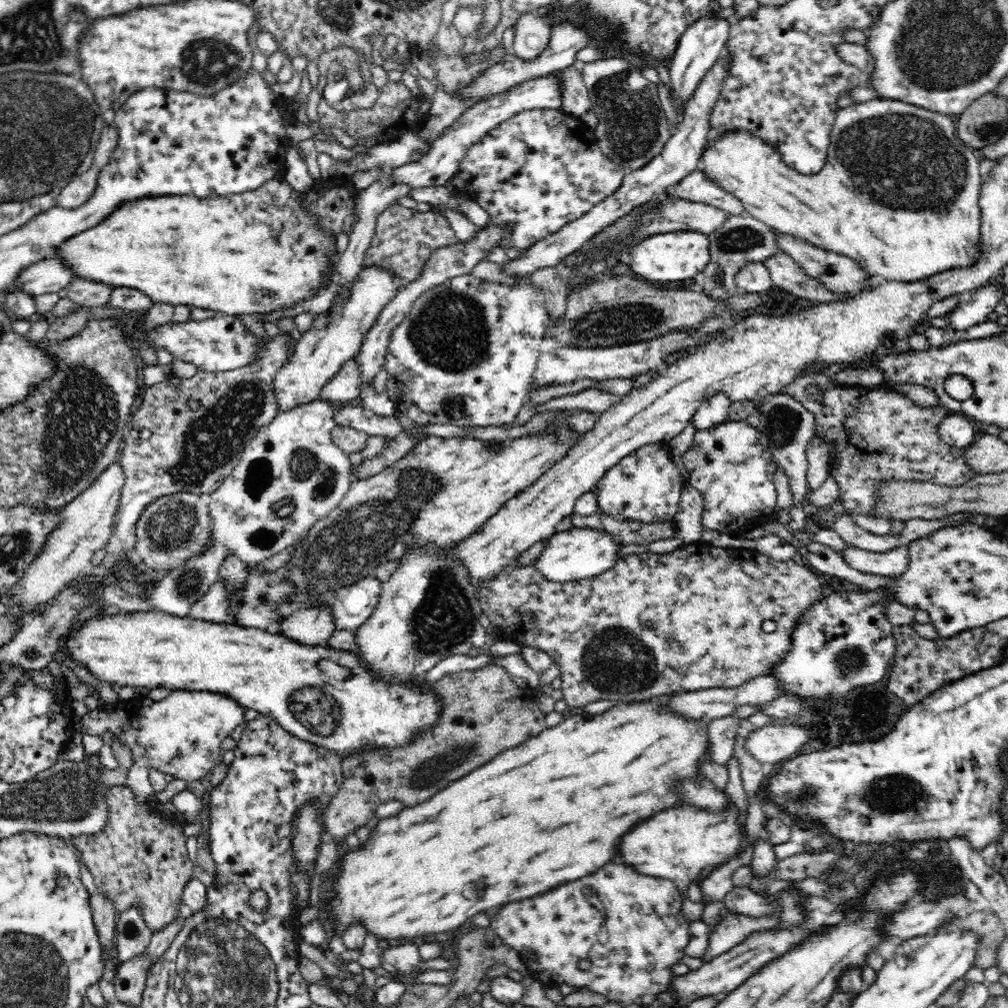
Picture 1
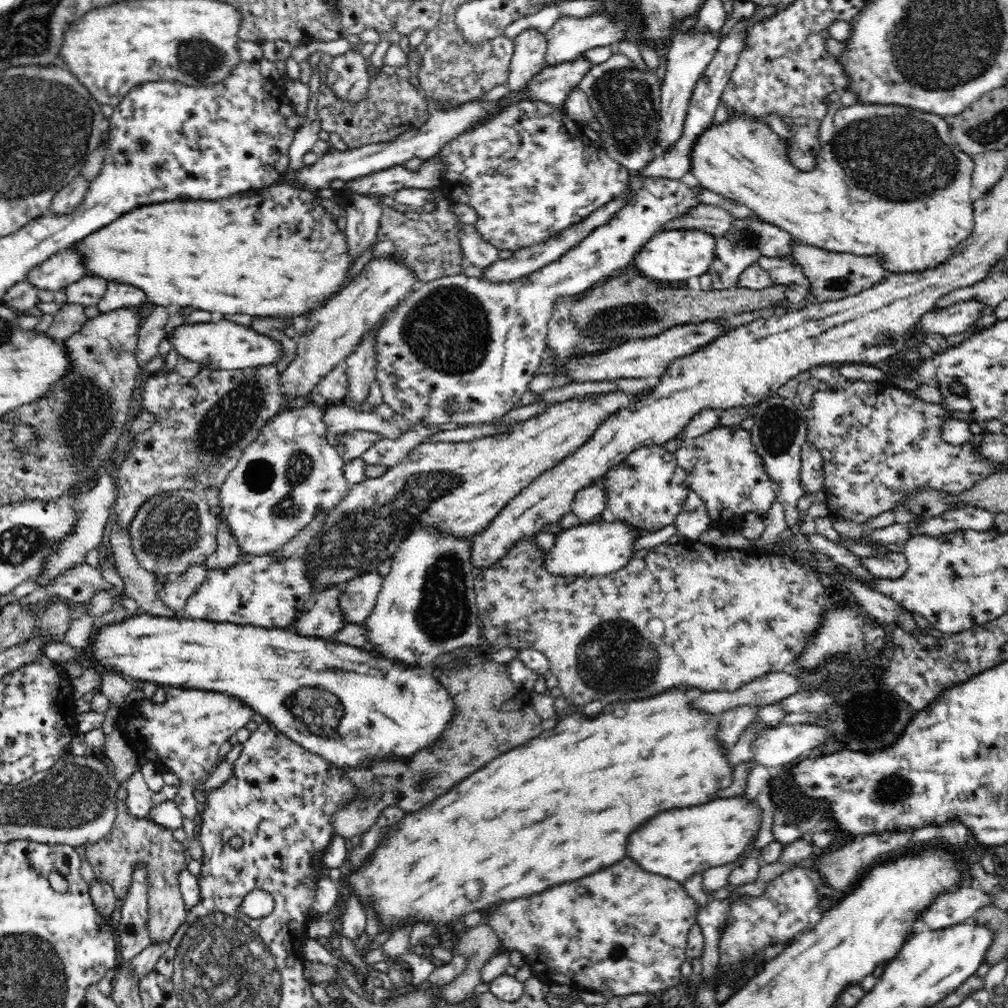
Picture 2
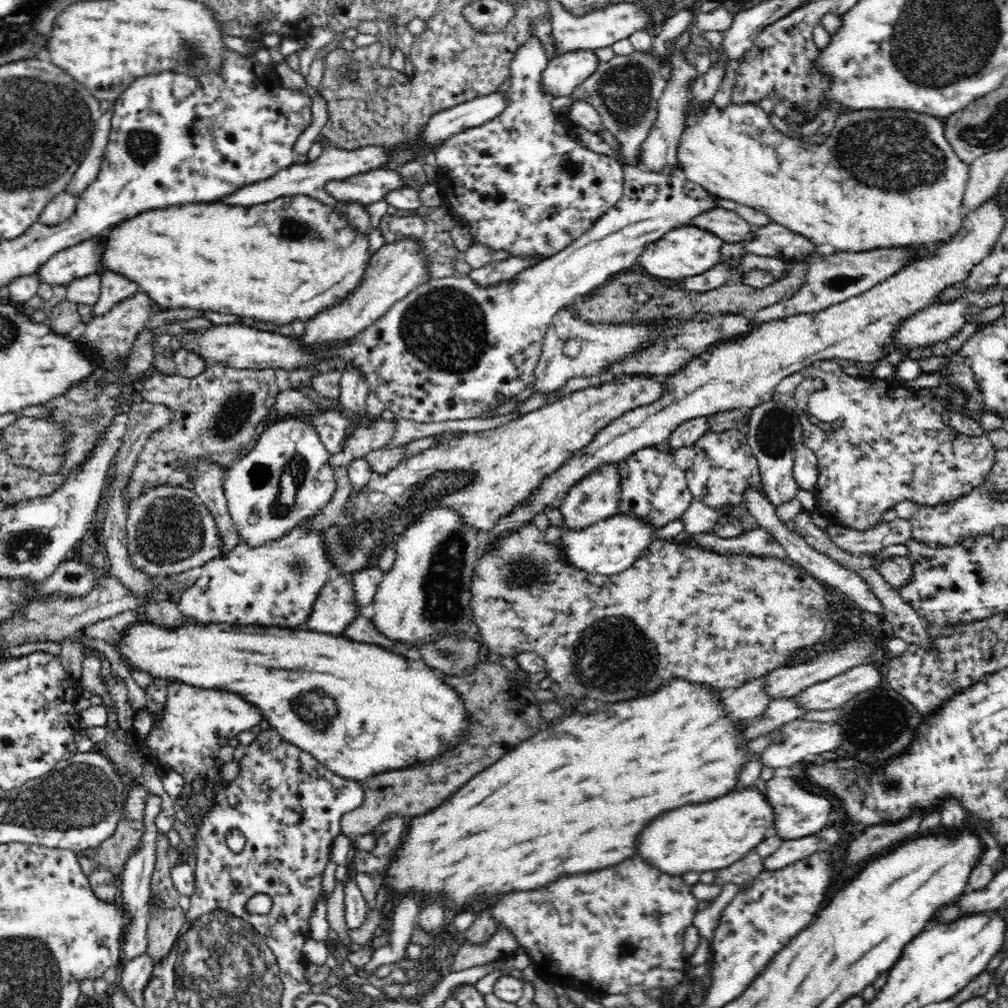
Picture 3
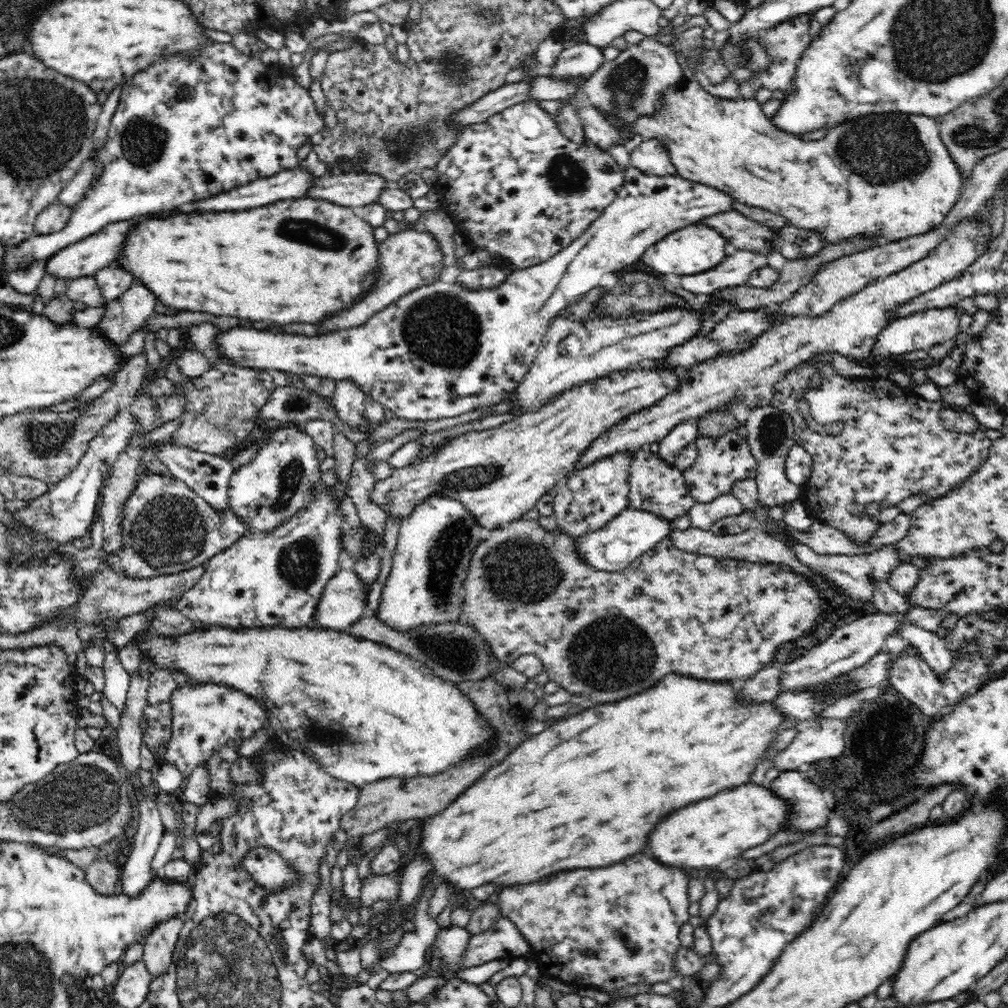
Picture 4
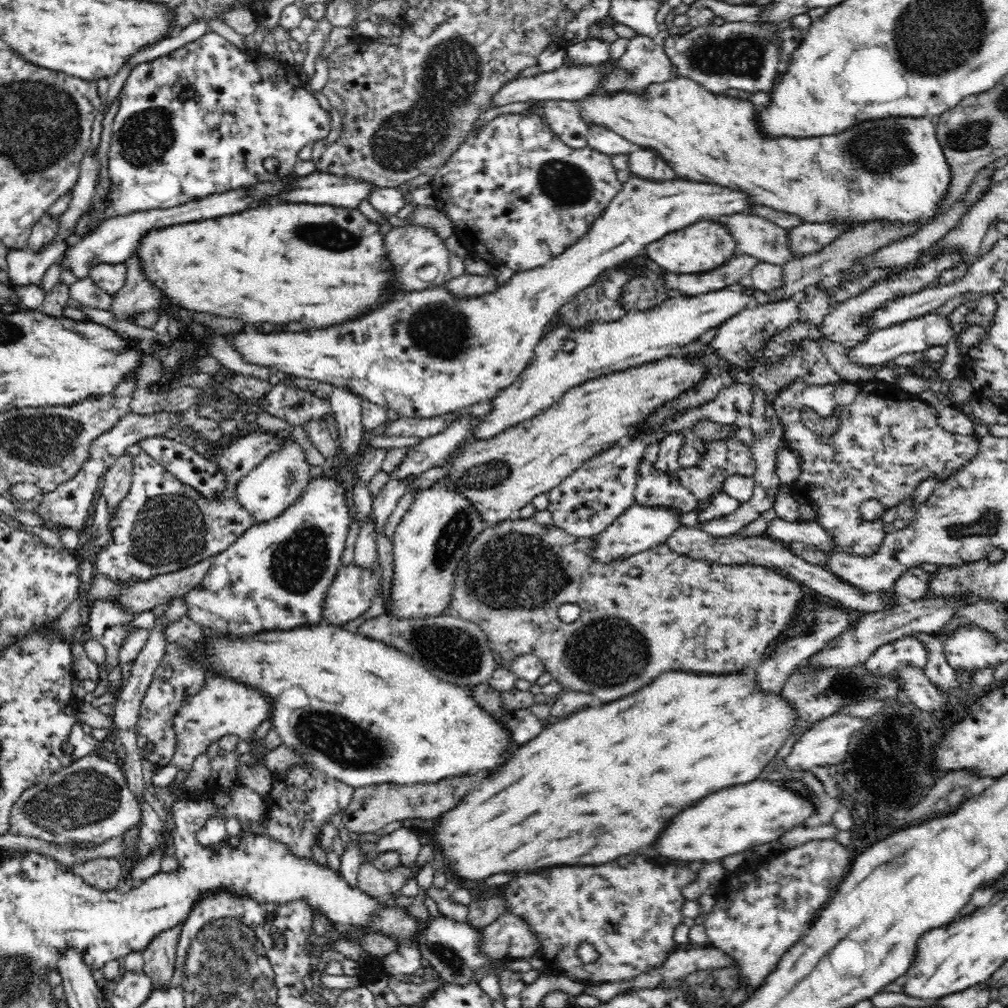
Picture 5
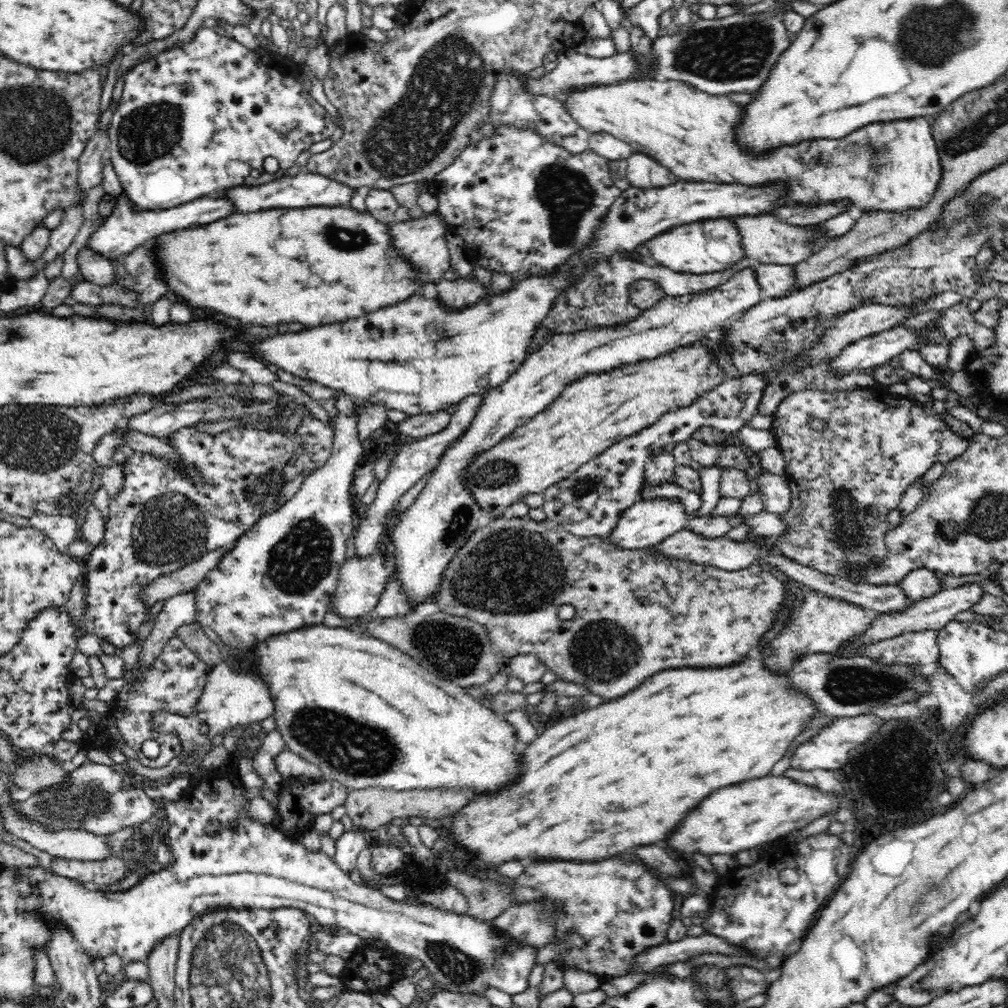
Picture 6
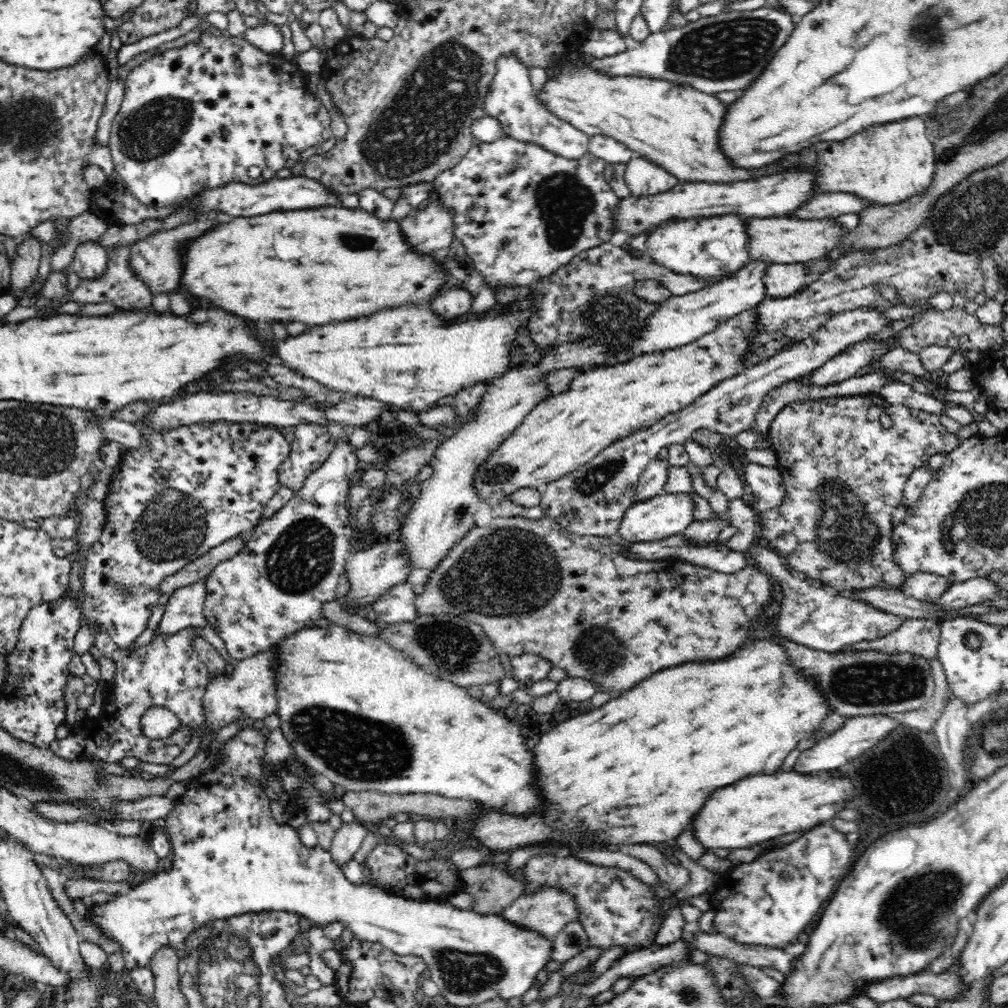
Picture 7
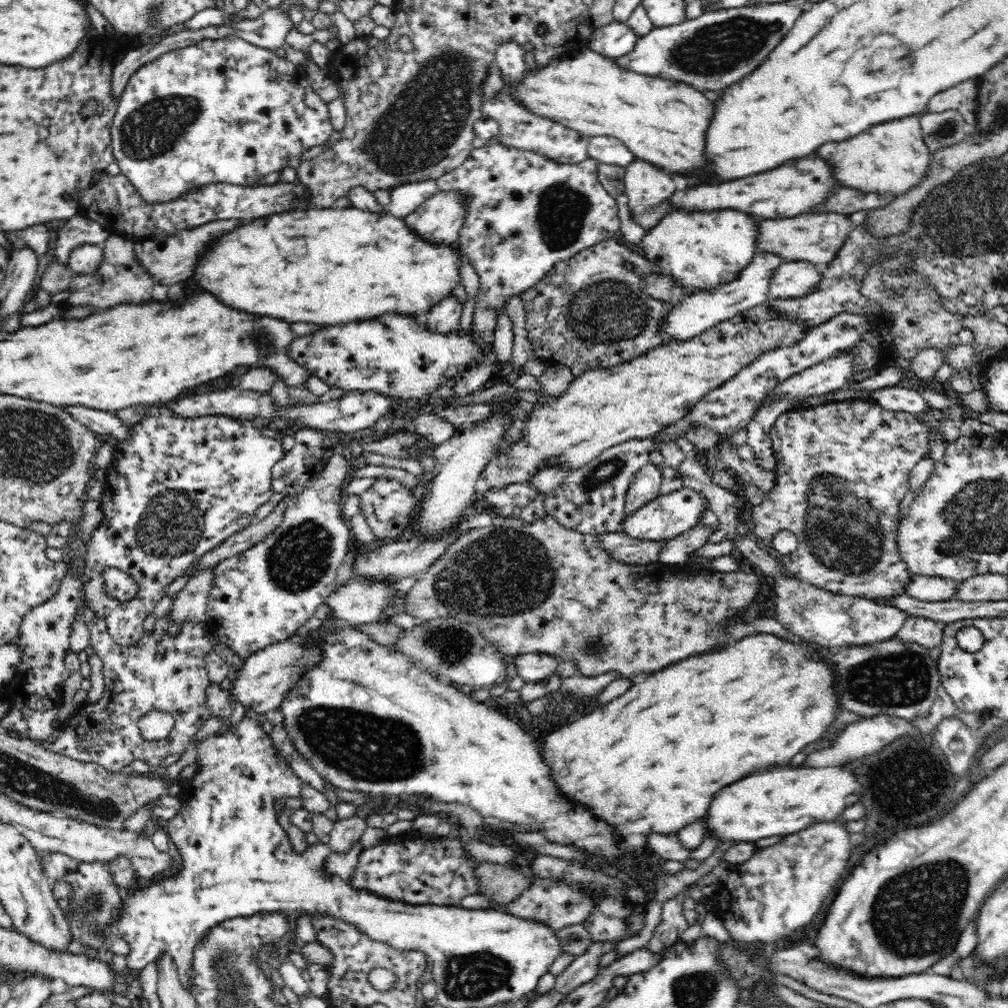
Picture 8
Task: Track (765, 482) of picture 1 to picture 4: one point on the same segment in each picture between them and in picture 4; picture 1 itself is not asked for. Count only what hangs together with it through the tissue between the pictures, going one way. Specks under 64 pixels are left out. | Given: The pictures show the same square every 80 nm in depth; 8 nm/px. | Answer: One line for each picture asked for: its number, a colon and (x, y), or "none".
2: (728, 476)
3: (724, 466)
4: (722, 461)

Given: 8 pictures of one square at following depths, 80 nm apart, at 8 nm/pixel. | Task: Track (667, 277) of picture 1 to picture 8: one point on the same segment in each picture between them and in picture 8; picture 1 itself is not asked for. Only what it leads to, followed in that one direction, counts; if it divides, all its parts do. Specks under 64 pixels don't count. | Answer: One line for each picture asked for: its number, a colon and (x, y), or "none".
2: (676, 254)
3: (690, 250)
4: (698, 247)
5: (703, 246)
6: (706, 246)
7: (711, 248)
8: (700, 251)

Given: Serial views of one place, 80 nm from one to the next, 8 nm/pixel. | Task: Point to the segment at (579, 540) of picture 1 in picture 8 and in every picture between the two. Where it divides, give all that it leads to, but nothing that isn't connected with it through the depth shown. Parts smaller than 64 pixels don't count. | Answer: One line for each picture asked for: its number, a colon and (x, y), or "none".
2: (599, 548)
3: (609, 547)
4: (611, 548)
5: (639, 528)
6: (647, 522)
7: (666, 515)
8: (667, 516)

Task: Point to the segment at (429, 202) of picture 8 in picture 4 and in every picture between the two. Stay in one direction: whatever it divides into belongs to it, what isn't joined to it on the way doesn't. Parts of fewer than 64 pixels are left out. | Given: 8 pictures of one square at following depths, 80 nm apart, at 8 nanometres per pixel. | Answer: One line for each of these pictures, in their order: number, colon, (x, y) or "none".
4: (409, 259)
5: (420, 260)
6: (422, 241)
7: (429, 230)

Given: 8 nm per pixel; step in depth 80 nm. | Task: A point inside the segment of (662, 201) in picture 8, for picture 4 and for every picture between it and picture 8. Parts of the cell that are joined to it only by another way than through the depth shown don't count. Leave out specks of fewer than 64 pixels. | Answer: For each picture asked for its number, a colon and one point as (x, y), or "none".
4: (649, 157)
5: (643, 163)
6: (643, 172)
7: (644, 178)

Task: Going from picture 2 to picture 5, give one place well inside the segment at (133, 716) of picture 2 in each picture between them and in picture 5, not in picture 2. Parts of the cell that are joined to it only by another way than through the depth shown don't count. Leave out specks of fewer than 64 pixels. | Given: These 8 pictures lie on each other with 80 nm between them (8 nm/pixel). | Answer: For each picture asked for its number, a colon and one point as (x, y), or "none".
3: (195, 723)
4: (204, 718)
5: (224, 706)

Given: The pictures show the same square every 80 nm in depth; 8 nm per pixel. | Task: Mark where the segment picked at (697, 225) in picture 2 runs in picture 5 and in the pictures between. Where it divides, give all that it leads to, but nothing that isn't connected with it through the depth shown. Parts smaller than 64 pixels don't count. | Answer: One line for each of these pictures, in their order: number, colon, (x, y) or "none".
3: (726, 224)
4: (743, 233)
5: (761, 238)

